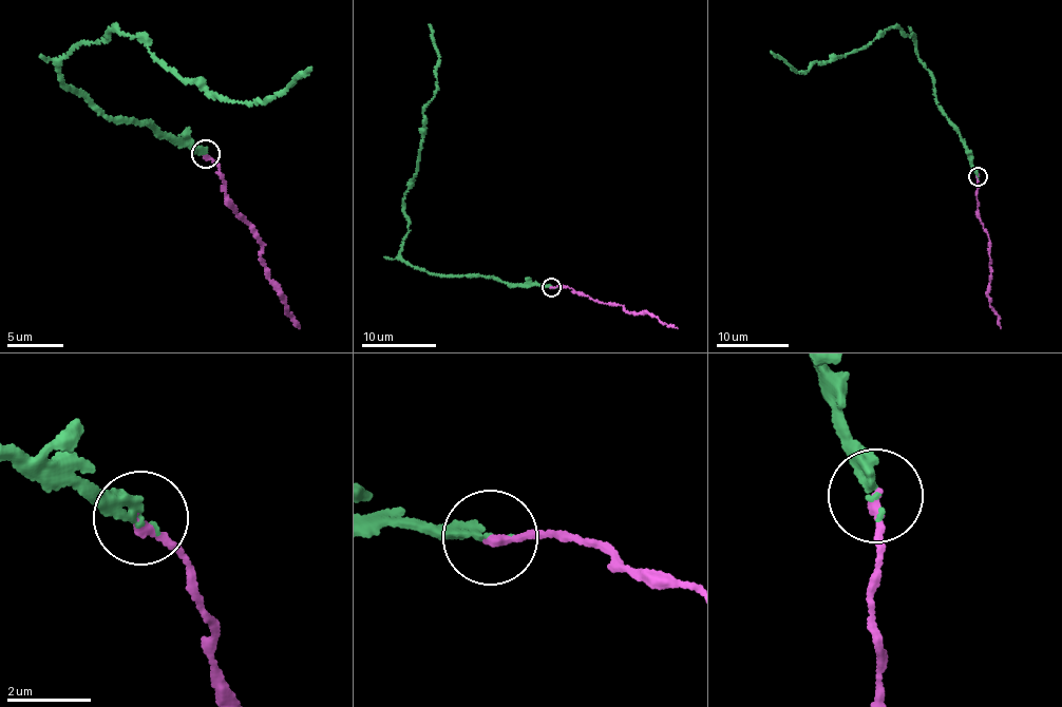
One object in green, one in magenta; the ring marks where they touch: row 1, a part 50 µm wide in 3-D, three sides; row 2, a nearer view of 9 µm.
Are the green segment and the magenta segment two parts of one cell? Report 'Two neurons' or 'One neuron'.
Two neurons

